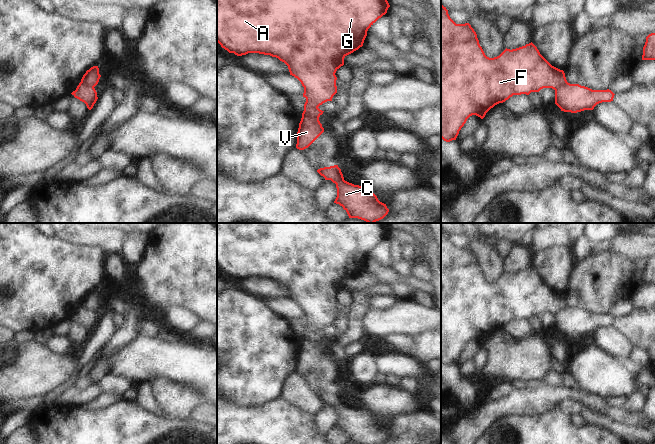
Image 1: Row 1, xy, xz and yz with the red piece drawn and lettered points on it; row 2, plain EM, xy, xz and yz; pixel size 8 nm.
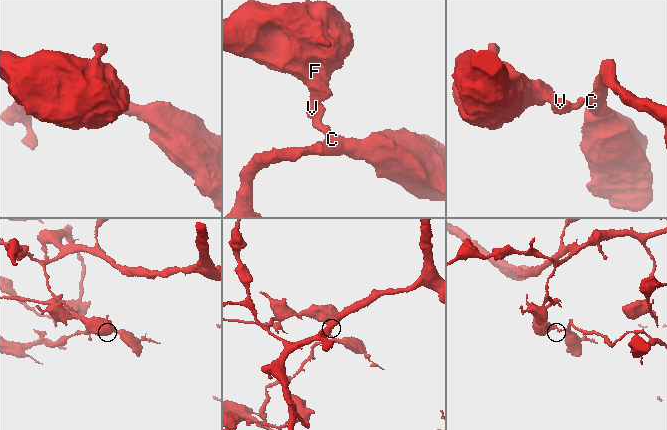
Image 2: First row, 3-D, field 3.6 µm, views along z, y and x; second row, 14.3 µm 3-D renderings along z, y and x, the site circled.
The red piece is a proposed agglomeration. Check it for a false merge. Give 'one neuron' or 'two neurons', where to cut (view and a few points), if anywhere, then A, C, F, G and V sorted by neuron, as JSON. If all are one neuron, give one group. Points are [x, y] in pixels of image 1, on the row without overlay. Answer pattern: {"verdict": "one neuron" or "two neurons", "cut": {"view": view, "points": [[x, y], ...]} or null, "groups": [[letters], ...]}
{"verdict": "two neurons", "cut": {"view": "xz", "points": [[302, 338], [318, 343]]}, "groups": [["A", "F", "G"], ["C", "V"]]}

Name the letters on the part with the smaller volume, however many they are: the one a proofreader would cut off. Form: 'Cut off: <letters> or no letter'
Cut off: C, V

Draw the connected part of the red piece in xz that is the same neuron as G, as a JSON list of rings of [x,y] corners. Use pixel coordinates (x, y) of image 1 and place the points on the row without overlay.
[[[217,223],[217,266],[229,277],[237,280],[259,277],[276,281],[284,286],[288,290],[290,299],[297,302],[304,311],[303,321],[306,322],[306,326],[302,339],[319,343],[324,335],[318,331],[327,325],[332,325],[337,317],[335,297],[344,289],[344,282],[363,270],[368,253],[387,237],[389,231],[387,223]]]

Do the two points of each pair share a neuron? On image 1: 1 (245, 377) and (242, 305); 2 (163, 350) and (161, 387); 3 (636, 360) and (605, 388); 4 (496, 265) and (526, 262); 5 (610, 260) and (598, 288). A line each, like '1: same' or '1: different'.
1: same
2: different
3: different
4: different
5: same

